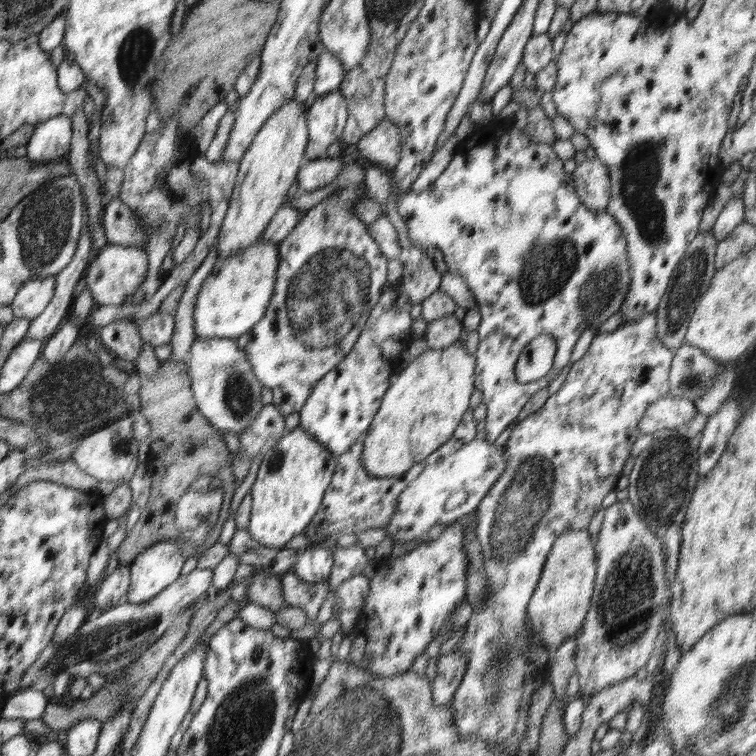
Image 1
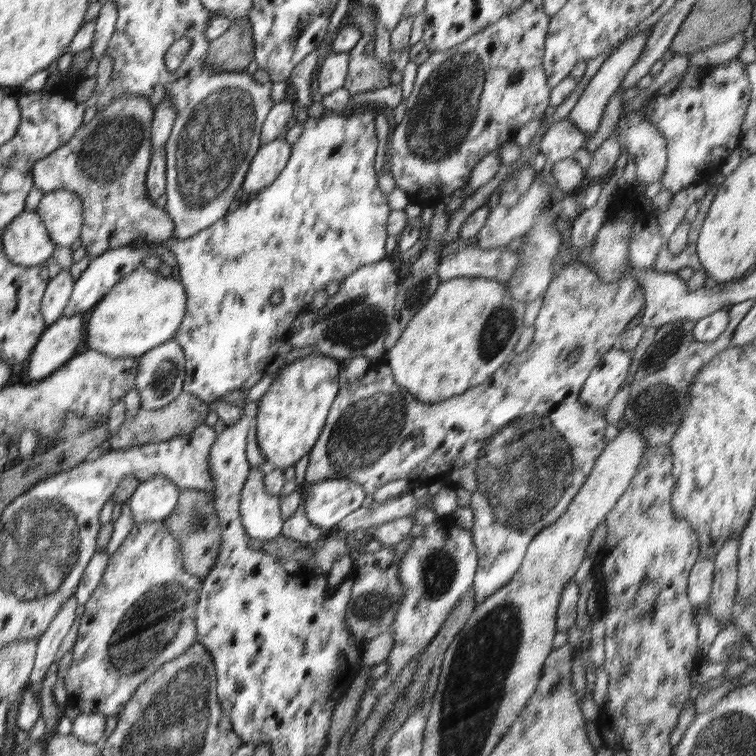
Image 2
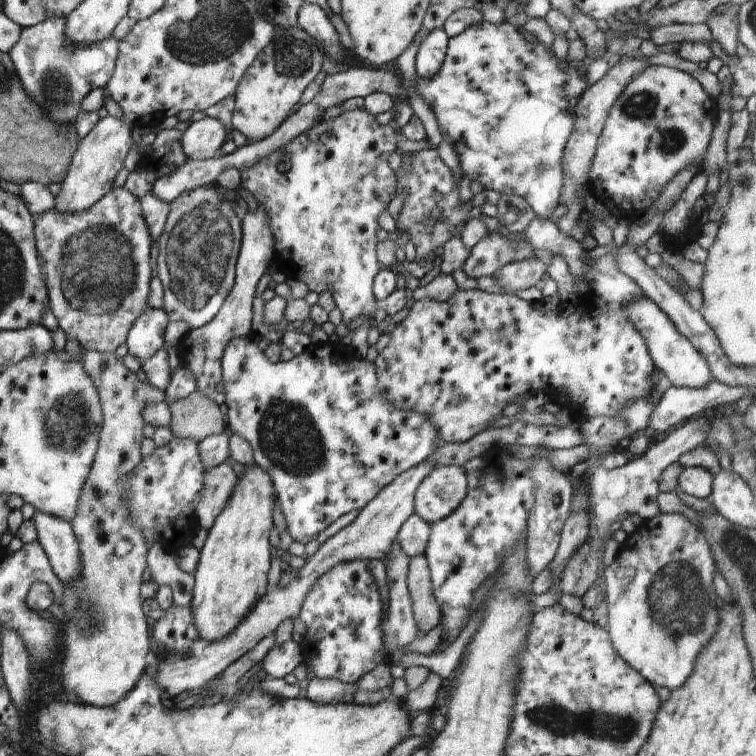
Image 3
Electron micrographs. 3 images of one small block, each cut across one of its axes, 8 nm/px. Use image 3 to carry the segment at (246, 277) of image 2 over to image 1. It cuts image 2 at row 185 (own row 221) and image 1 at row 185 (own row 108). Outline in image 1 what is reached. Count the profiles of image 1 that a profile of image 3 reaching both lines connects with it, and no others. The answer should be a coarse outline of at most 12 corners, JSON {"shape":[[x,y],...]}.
{"shape":[[353,209],[305,211],[234,338],[285,416],[351,351],[389,259]]}

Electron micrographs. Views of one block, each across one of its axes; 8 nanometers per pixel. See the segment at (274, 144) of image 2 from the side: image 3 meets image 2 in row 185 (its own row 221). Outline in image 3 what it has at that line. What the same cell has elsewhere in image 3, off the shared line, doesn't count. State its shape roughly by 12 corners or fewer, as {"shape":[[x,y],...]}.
{"shape":[[264,206],[246,212],[232,292],[190,330],[186,368],[215,400],[232,338],[252,335],[256,286],[274,260]]}

